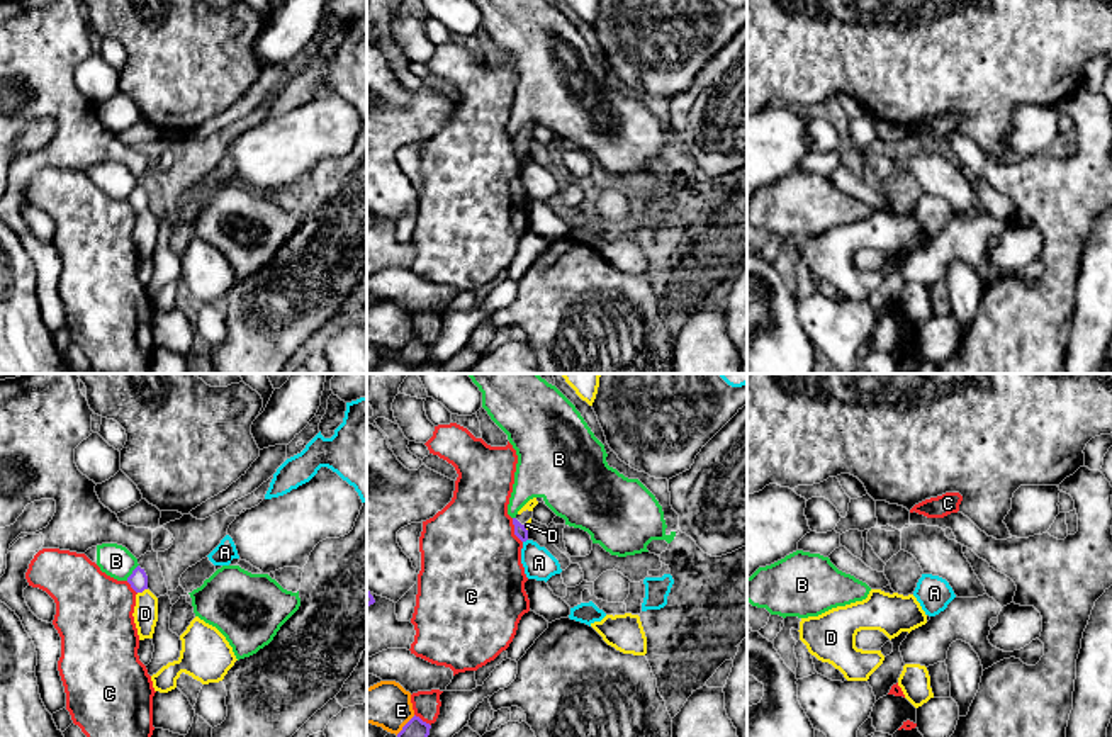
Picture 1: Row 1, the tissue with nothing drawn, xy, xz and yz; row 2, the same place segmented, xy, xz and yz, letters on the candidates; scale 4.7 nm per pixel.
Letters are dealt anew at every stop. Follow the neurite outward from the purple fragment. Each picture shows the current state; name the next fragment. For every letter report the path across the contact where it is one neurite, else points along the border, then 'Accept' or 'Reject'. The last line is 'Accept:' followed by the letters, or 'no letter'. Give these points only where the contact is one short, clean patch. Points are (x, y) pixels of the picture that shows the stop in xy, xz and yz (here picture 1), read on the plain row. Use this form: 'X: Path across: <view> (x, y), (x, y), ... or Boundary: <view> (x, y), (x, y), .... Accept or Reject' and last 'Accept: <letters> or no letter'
A: Boundary: xz (527, 158), (523, 162). Reject
B: Boundary: xy (138, 184), (126, 199). Reject
C: Reject
D: Boundary: xy (146, 208), (138, 213). Reject
E: Reject
Accept: no letter

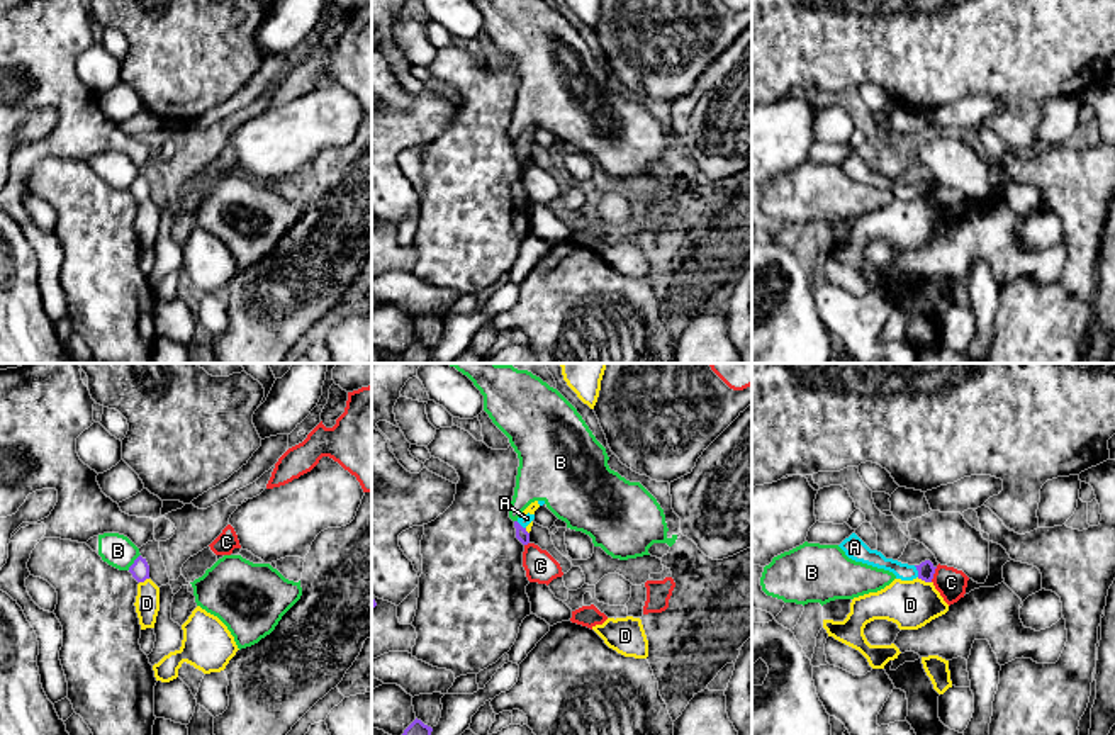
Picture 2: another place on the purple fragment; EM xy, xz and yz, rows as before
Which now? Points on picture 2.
A: Path across: yz (925, 189), (917, 189), (898, 189), (866, 175). Accept
B: Boundary: xy (140, 173), (128, 189). Reject
C: Boundary: yz (937, 187), (930, 201). Reject
D: Boundary: yz (917, 197), (930, 202). Reject
Accept: A

